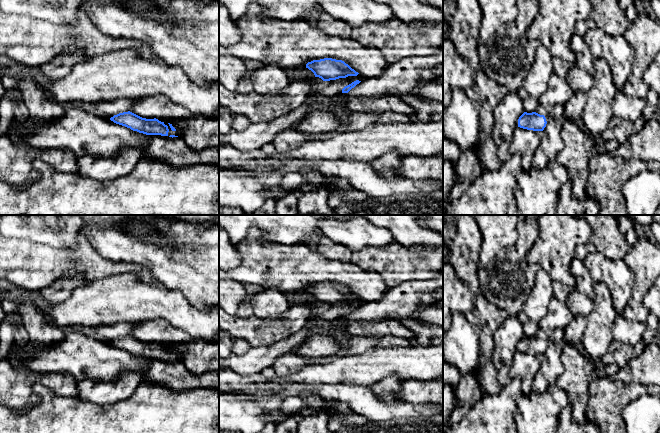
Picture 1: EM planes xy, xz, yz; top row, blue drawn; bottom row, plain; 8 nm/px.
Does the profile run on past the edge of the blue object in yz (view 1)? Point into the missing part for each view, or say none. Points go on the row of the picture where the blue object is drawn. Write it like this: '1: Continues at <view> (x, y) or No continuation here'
1: No continuation here

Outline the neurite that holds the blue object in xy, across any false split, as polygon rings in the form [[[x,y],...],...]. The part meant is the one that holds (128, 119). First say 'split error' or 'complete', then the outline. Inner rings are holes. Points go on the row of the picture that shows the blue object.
split error; [[[130,111],[119,113],[110,118],[114,123],[125,126],[139,133],[146,135],[169,136],[172,138],[181,136],[181,132],[172,126],[172,124],[178,119],[180,118],[176,117],[170,121],[161,122],[156,118],[142,118]]]

